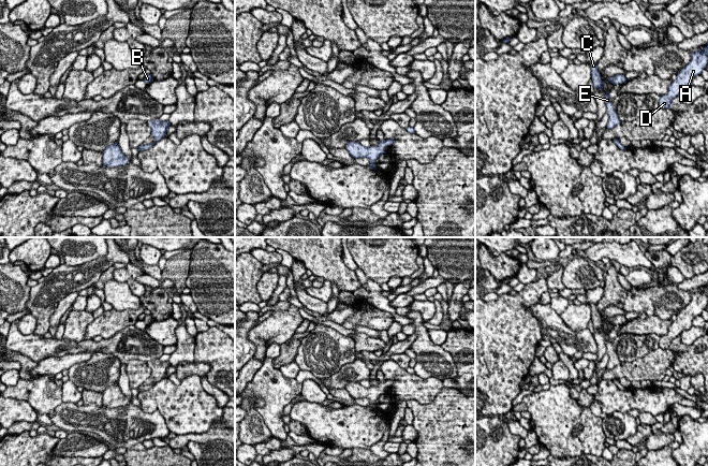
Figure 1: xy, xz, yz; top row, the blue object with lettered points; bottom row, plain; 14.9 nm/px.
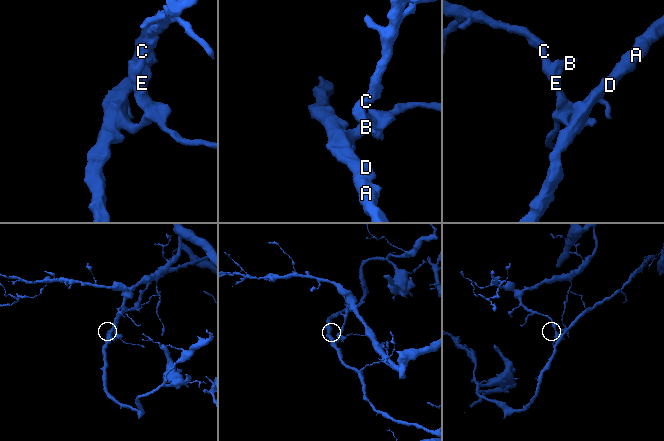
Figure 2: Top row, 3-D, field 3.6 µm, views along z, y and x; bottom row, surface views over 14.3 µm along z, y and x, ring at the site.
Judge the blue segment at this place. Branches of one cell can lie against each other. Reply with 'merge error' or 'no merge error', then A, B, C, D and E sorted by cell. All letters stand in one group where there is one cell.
merge error; groups A D / B C E

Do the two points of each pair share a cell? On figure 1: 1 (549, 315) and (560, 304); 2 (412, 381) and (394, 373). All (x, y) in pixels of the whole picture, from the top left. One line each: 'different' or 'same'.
1: different
2: same

